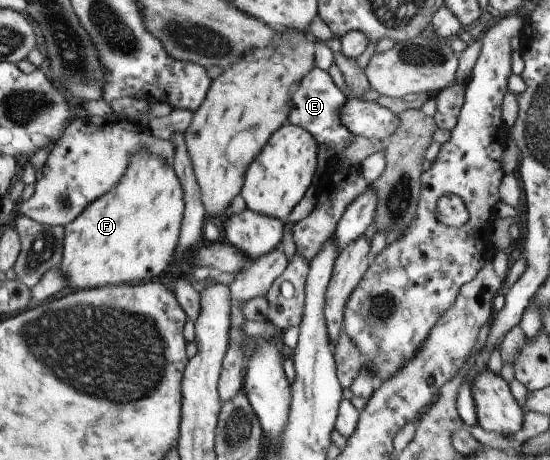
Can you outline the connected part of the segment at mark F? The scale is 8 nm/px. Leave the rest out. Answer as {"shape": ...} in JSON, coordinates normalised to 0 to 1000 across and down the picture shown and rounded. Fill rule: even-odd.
{"shape":[[[255,324],[251,333],[233,341],[229,367],[215,398],[115,491],[113,559],[104,580],[113,598],[120,598],[131,633],[258,615],[280,607],[313,570],[333,463],[331,407],[324,402],[313,354],[298,354],[284,337],[273,337],[265,324]]]}

